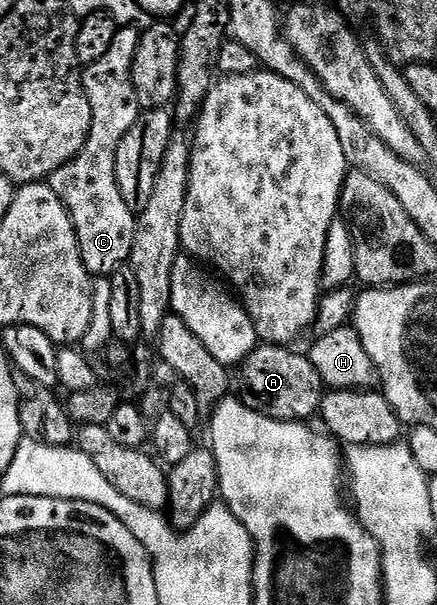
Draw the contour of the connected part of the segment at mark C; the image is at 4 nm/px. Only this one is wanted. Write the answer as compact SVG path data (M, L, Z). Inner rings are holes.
M121 26L104 56L83 68L83 89L91 107L91 129L85 146L61 170L49 177L53 194L61 198L79 239L81 258L95 278L110 277L131 259L135 237L136 213L125 206L121 186L117 186L117 146L138 122L141 109L133 86L131 71L137 54L140 29Z

